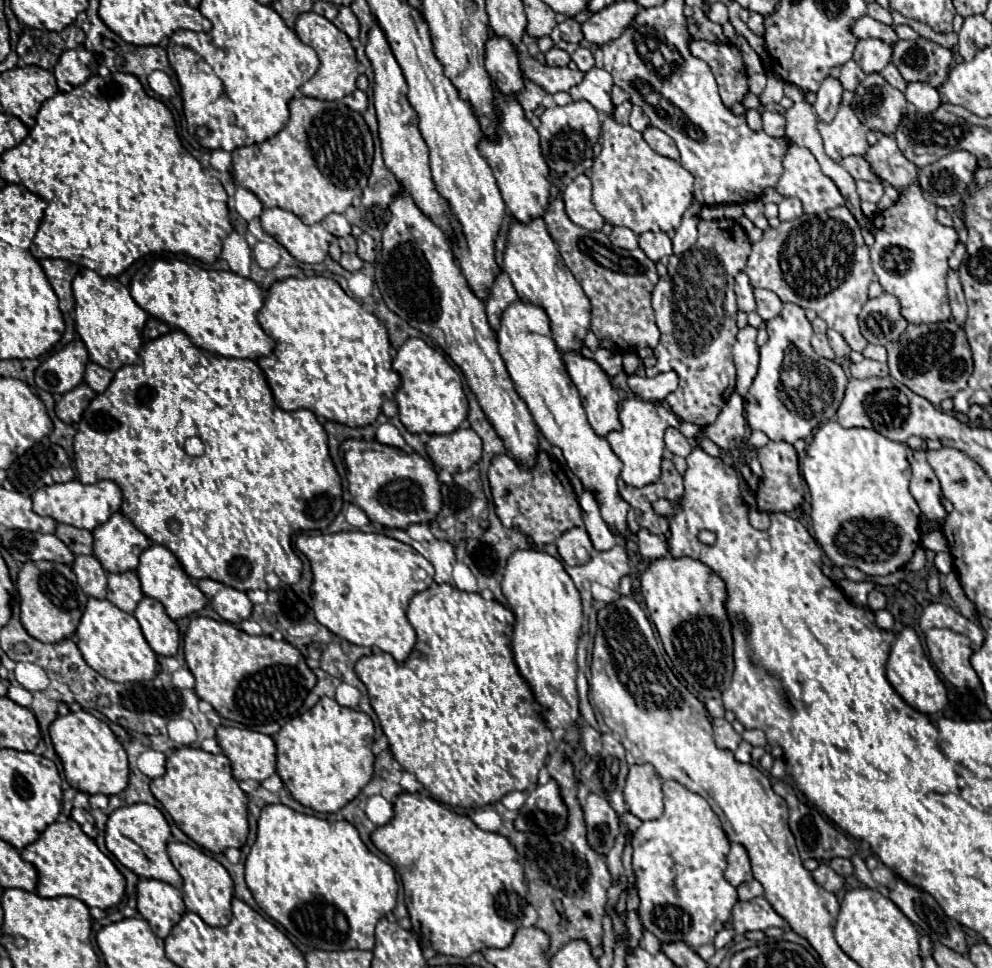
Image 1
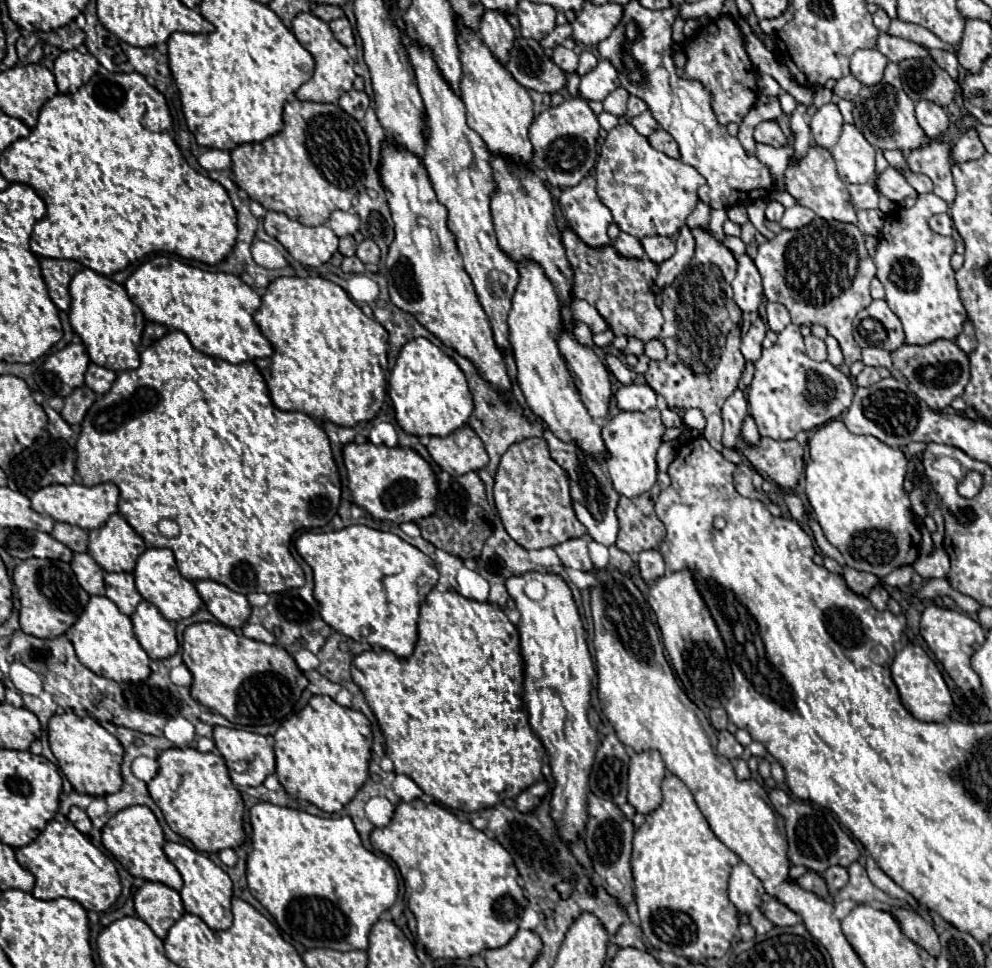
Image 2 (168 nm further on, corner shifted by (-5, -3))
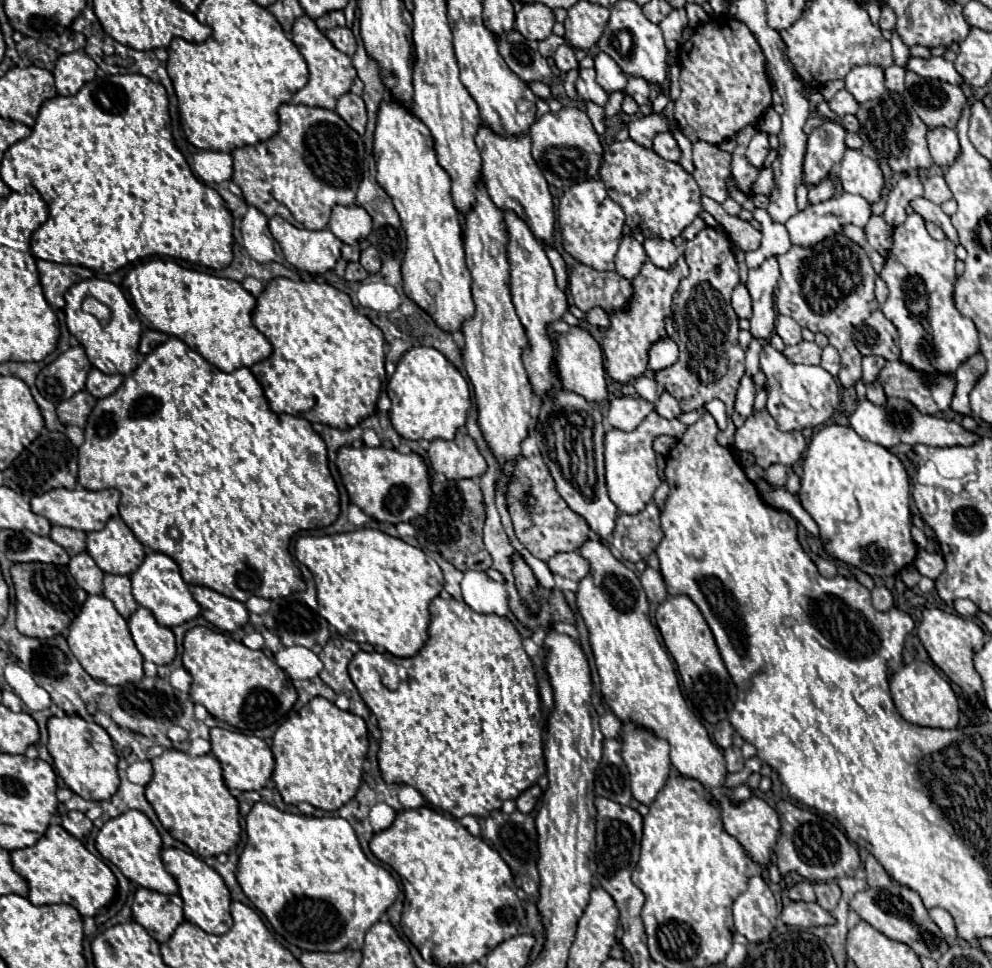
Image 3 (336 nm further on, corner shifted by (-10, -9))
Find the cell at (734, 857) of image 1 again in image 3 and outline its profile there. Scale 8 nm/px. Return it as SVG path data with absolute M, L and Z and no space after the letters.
M752 877L748 889L734 901L732 917L736 933L744 935L750 943L768 941L778 921L776 901L762 877Z

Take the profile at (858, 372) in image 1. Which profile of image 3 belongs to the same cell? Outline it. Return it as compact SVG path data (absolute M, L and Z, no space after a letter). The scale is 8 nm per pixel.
M868 383L866 389L868 389L866 399L868 399L870 403L874 403L874 405L882 405L882 403L886 403L886 395L884 395L880 383Z

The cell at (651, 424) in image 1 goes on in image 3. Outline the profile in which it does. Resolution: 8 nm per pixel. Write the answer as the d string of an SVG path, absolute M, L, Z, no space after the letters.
M652 411L638 429L626 433L620 429L610 429L606 433L606 487L608 487L608 495L610 499L616 503L616 507L620 509L620 513L626 515L636 515L638 511L642 511L650 501L652 495L656 491L656 487L660 485L660 479L656 475L656 453L652 449L652 441L658 435L672 435L676 439L680 439L686 431L686 425L682 425L678 419L662 419L656 411Z

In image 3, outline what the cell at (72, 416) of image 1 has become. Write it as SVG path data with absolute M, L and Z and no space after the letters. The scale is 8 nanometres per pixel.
M78 391L74 397L70 397L68 401L62 401L58 405L56 411L58 411L60 423L84 427L94 403L96 403L96 399L88 391Z

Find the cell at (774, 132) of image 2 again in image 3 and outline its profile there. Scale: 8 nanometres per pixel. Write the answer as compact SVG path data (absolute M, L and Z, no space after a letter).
M758 131L758 133L752 137L752 141L750 141L748 149L746 149L746 159L748 159L748 163L754 165L756 169L762 169L768 151L770 151L770 147L768 147L768 133Z

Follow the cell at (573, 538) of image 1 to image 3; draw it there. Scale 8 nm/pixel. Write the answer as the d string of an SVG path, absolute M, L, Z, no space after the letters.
M576 551L558 553L558 555L550 557L546 563L548 563L552 573L556 573L556 575L560 575L564 579L570 579L570 581L580 581L590 571L590 565L586 563L586 559Z

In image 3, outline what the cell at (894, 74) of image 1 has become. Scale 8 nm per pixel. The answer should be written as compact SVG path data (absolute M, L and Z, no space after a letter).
M892 65L888 69L884 69L884 77L886 77L886 87L890 91L896 91L896 93L904 93L904 69L898 67L898 65Z

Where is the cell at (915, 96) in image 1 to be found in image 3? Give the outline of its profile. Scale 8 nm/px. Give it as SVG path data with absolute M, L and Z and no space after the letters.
M948 127L930 129L928 147L930 147L930 155L938 167L950 167L950 163L954 163L954 159L962 153L956 131L948 129Z

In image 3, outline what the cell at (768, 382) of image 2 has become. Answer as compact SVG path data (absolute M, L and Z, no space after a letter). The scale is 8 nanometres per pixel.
M764 345L760 353L760 367L770 387L766 409L778 421L782 431L802 431L804 427L818 427L830 419L840 407L840 391L834 377L818 365L792 365L772 345Z

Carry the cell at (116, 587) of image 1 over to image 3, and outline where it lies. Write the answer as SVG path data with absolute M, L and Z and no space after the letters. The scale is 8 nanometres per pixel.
M104 575L104 593L106 599L110 599L116 607L116 611L128 619L136 609L138 603L132 597L132 585L128 575Z

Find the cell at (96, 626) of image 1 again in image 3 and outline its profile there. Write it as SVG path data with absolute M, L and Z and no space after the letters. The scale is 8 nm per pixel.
M90 595L82 605L82 611L74 617L74 623L68 627L68 647L74 657L80 661L84 671L106 685L124 685L136 683L144 677L142 671L142 655L136 649L132 635L128 631L126 619L116 611L114 603L104 595Z

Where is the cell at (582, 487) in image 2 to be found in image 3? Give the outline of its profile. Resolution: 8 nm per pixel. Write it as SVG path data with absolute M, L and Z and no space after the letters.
M552 387L540 403L536 421L536 443L548 465L558 493L564 497L568 507L580 513L594 533L608 543L616 525L618 509L610 501L604 481L604 421L600 409L582 399L582 395L566 391L564 387Z

